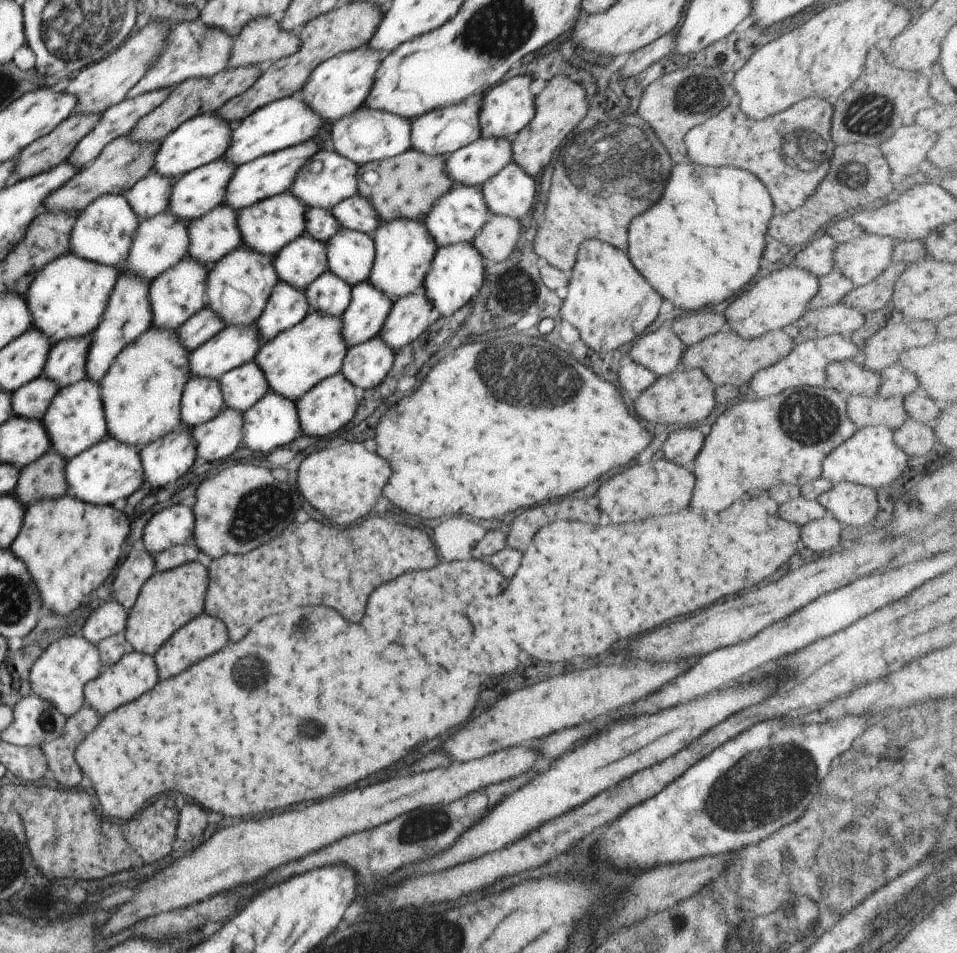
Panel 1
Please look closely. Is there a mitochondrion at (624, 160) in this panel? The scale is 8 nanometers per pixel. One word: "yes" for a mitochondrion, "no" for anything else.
yes

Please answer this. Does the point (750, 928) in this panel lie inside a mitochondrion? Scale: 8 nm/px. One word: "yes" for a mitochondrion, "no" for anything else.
yes

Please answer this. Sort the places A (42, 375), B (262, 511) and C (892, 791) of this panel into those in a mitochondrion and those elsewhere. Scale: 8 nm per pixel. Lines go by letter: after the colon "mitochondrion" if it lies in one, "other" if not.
A: other
B: mitochondrion
C: mitochondrion

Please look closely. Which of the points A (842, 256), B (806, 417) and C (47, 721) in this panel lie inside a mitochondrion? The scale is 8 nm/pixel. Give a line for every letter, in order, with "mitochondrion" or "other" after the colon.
A: other
B: mitochondrion
C: mitochondrion

